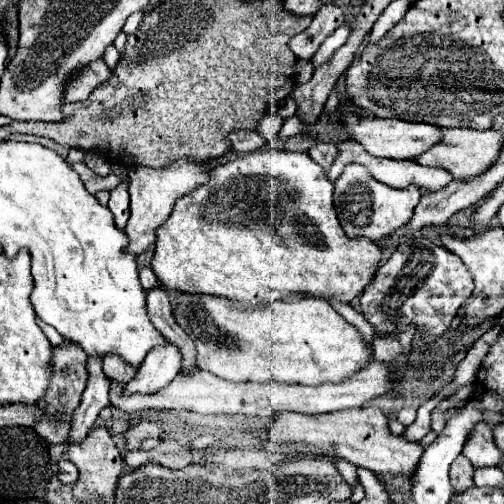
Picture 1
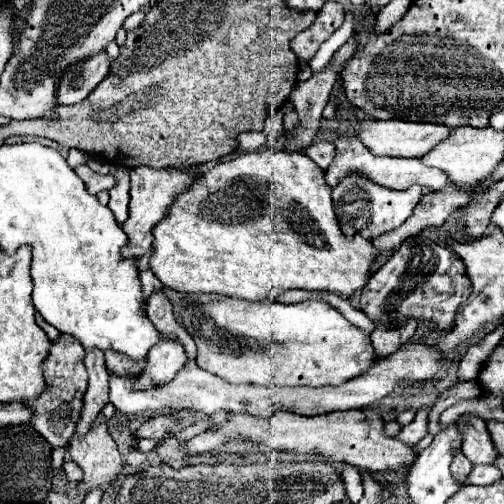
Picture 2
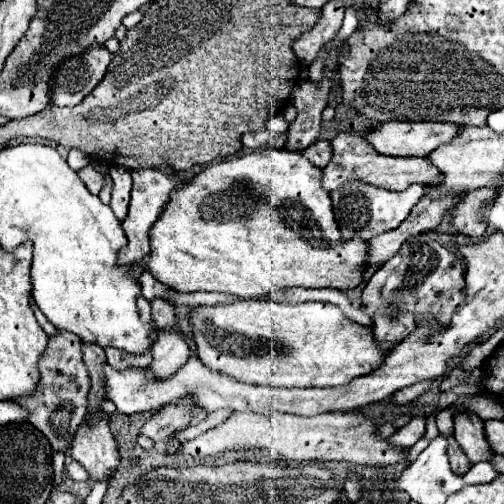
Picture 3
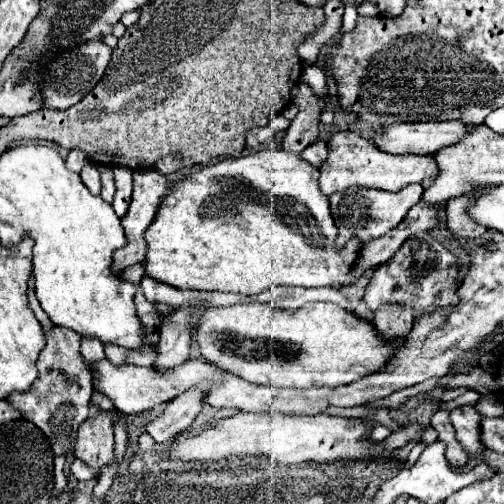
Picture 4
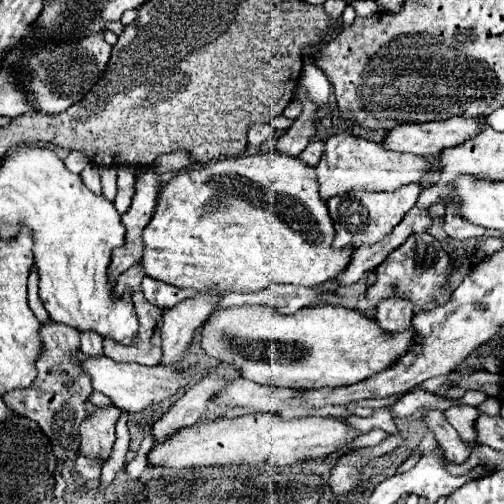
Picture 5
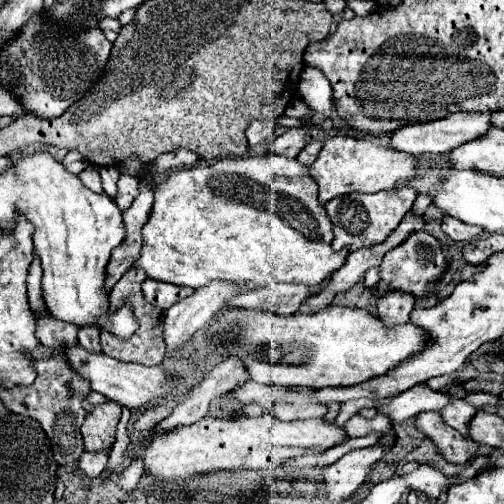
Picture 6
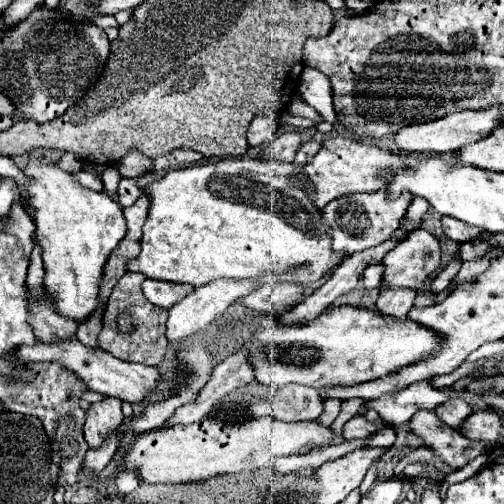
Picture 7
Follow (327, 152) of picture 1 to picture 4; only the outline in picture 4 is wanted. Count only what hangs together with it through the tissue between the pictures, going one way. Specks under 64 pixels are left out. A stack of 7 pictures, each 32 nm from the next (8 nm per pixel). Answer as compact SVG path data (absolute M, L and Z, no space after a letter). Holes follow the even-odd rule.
M314 142L314 144L310 144L300 156L304 156L304 160L308 162L308 164L312 164L312 166L320 166L322 162L324 162L324 158L326 158L326 142Z

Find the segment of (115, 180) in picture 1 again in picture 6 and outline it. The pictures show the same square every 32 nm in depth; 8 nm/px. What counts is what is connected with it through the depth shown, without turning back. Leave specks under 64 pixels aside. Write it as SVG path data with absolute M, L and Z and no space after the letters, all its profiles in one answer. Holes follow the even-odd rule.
M88 166L86 170L82 170L80 174L78 174L78 178L80 178L80 182L86 186L86 188L90 188L92 192L102 192L102 182L100 182L100 174L98 174L98 170L94 168L94 166Z

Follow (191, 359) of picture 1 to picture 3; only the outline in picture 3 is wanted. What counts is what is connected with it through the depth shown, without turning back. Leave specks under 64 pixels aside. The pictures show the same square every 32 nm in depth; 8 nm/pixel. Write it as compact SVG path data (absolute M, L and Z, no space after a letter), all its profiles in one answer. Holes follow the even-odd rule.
M152 300L152 318L156 322L156 328L168 328L168 326L176 326L174 322L174 306L168 304L166 300Z

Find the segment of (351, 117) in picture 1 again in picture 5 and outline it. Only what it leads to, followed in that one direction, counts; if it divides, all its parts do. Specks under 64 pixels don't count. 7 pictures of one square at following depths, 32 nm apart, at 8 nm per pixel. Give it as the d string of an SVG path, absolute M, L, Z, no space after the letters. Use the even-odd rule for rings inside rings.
M450 116L446 120L440 122L424 122L424 124L400 124L394 130L388 132L386 140L384 140L384 148L394 150L394 152L410 152L410 154L418 154L418 156L438 156L440 152L454 148L466 140L470 140L472 136L476 136L482 126L486 126L486 116L480 118L468 118L468 116Z

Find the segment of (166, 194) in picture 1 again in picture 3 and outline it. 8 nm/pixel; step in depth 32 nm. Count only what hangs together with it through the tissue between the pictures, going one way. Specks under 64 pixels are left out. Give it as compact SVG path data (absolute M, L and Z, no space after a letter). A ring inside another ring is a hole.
M154 168L132 170L132 180L134 180L134 184L132 184L132 200L130 200L128 216L122 222L122 228L124 228L126 238L128 238L128 244L122 250L118 250L118 264L120 266L124 266L124 264L138 264L148 254L148 250L150 250L148 230L156 222L156 218L160 216L164 204L168 202L170 192L180 184L180 180L168 176L168 174L160 172L160 170L154 170Z

